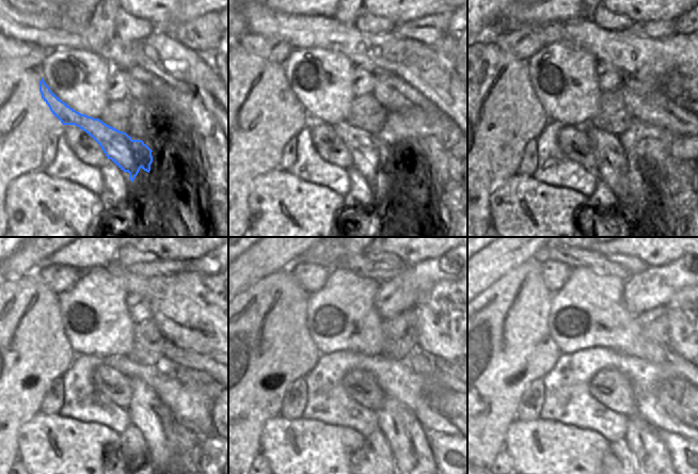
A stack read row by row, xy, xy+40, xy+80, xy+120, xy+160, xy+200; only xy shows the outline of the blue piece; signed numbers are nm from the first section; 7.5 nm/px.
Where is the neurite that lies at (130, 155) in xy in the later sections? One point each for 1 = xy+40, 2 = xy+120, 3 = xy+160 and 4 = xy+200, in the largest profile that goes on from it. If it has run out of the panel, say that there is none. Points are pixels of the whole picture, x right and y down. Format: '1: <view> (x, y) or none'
1: xy+40 (368, 153)
2: xy+120 (160, 429)
3: xy+160 (406, 437)
4: xy+200 (650, 454)

